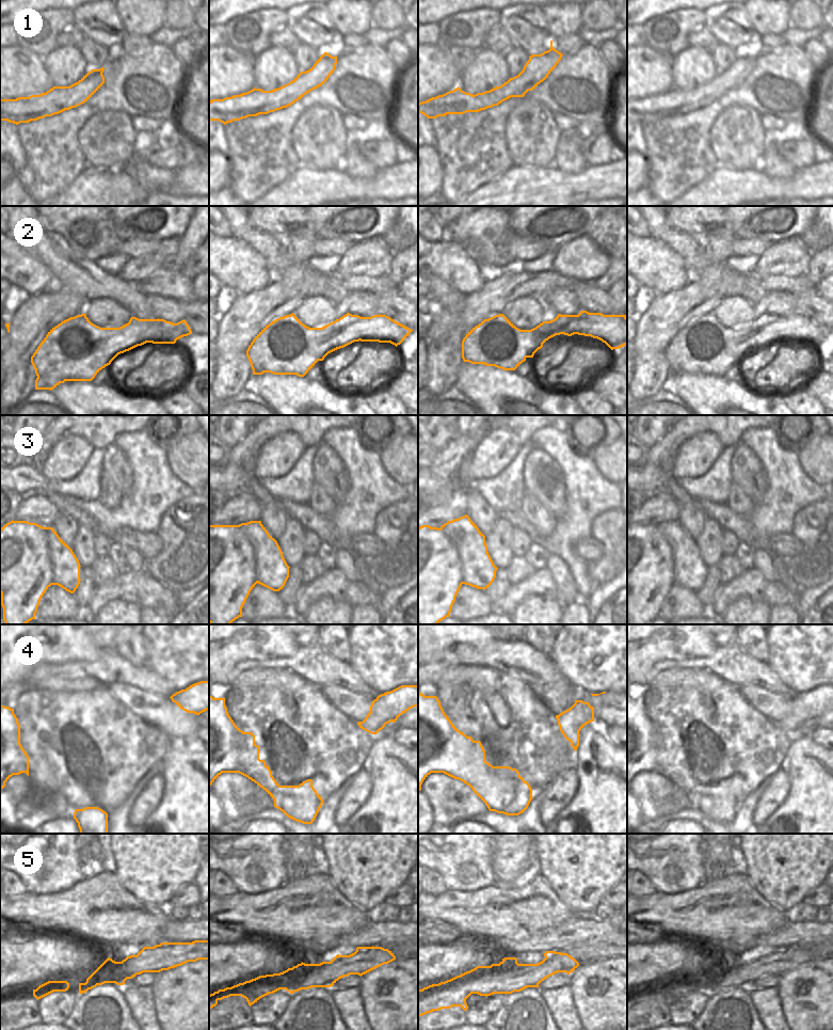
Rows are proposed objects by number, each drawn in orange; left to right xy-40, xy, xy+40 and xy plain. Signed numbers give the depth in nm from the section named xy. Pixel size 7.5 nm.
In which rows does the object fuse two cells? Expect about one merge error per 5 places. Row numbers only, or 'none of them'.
2.

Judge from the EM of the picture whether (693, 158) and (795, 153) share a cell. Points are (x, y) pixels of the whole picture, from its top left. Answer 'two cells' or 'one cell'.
two cells

